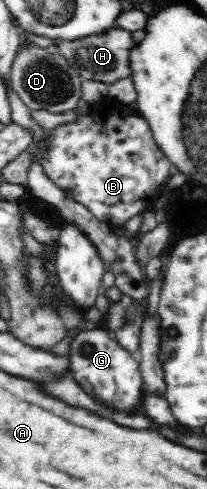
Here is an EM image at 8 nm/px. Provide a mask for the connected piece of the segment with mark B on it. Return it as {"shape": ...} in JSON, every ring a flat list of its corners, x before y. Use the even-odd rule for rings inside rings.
{"shape":[[76,107,76,109,78,110,78,115,74,122,60,124,60,126,57,126,54,130,47,132,49,145,47,146,46,152,40,158,40,165,48,178,54,181,59,189,62,189,65,194,69,190,72,192,71,200,84,205,88,208,89,213,94,215,94,217,97,217,100,221,109,224,112,229,120,229,126,221,128,221,131,217,134,217,136,214,152,210,154,207,152,206,152,201,158,198,161,189,166,186,168,179,174,171,171,161,168,160,163,151,158,148,157,142,153,139,153,133,151,132,149,123,138,114,130,113,130,115,124,116,110,115,110,117,106,117,106,125,104,125,104,121,96,121,96,117,94,117,94,115,88,115,88,113,86,113,86,115,82,115,82,117,79,117,79,113,81,111,79,111,79,107]]}

